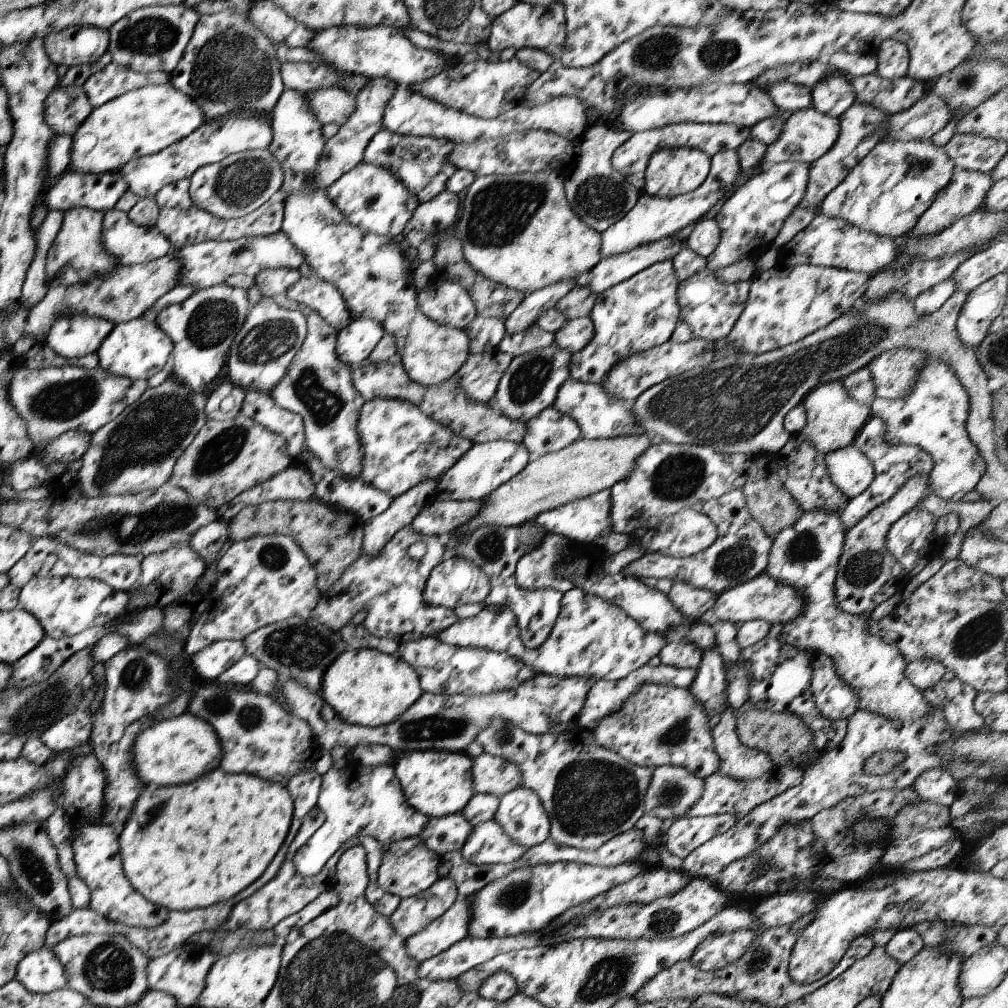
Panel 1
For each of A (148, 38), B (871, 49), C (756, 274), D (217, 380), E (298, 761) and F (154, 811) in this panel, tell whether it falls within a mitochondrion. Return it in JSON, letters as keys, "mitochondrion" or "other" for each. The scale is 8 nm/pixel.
{"A":"mitochondrion","B":"other","C":"other","D":"other","E":"other","F":"mitochondrion"}

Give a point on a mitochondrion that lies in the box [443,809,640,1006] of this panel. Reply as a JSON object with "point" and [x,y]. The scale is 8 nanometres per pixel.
{"point":[610,974]}

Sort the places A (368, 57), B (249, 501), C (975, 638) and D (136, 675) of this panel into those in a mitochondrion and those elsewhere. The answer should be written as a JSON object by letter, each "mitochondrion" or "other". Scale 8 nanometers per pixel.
{"A":"other","B":"other","C":"mitochondrion","D":"mitochondrion"}

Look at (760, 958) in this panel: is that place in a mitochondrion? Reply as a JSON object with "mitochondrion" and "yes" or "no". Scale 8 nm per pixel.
{"mitochondrion":"yes"}

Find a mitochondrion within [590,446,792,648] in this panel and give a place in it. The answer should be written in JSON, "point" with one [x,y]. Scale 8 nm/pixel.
{"point":[676,478]}

